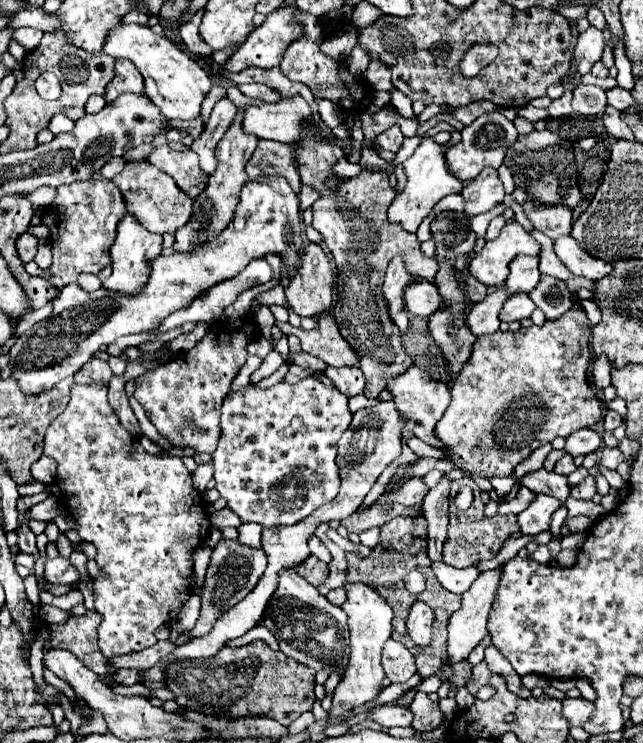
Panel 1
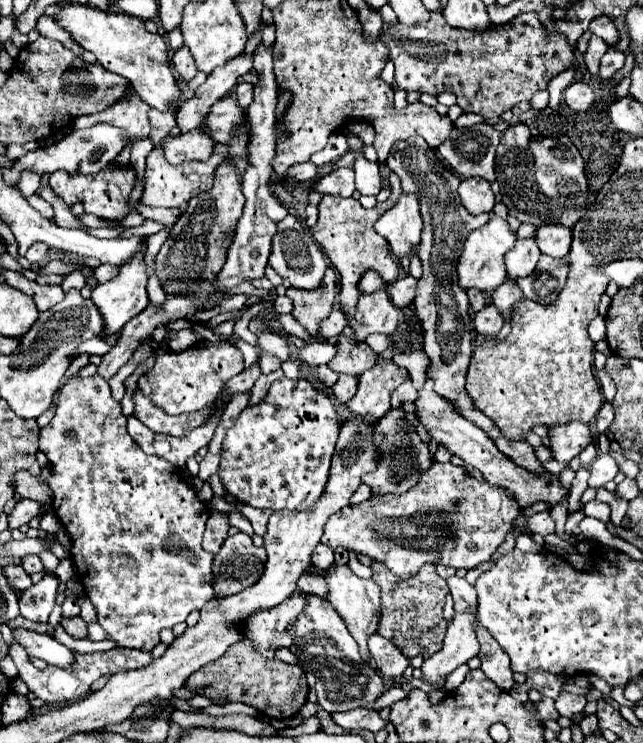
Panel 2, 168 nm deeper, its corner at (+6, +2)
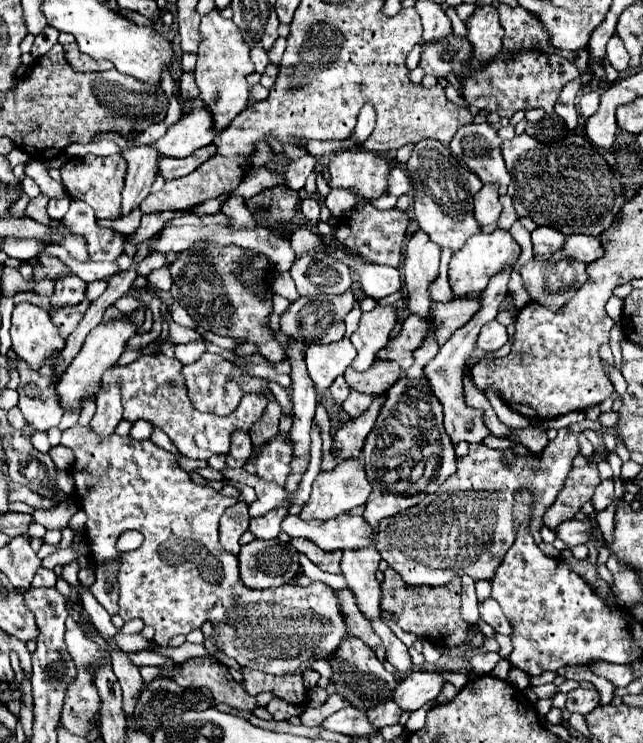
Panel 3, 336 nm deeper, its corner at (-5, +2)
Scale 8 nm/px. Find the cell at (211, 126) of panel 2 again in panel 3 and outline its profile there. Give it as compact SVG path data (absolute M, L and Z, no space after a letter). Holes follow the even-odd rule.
M195 109L179 119L165 137L153 143L153 147L161 157L185 157L191 155L191 151L213 143L215 135L211 111Z

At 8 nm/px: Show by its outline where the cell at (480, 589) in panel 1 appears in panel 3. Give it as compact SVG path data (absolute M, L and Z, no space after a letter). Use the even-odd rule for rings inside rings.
M413 671L409 673L393 693L393 699L403 711L415 711L427 701L437 699L447 681L433 671Z

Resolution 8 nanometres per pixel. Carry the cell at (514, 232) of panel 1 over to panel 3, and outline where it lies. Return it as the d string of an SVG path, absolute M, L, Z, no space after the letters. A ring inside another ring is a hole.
M495 229L489 235L481 233L469 237L465 247L459 253L455 253L449 263L449 285L453 289L453 295L455 297L479 295L487 287L489 279L495 277L499 271L503 271L503 267L507 267L507 263L511 263L511 259L517 259L519 255L521 255L519 243L505 229Z

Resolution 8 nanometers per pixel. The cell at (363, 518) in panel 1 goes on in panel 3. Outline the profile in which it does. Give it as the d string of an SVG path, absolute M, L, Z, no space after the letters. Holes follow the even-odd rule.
M559 429L557 437L553 441L549 441L549 445L545 447L545 451L539 457L521 457L515 455L511 449L505 451L497 451L497 449L489 449L483 443L479 445L471 445L469 453L465 457L457 459L457 471L441 485L439 491L427 495L421 503L417 503L415 507L393 515L391 519L383 519L383 523L379 523L379 529L373 529L363 517L355 517L355 515L339 515L335 519L329 521L303 521L295 515L287 515L281 523L281 529L289 535L289 537L303 537L309 539L313 543L317 543L321 549L325 551L335 551L335 549L357 549L357 547L369 547L371 543L375 543L375 549L379 551L381 559L385 559L389 563L391 569L395 569L405 583L409 585L445 585L449 583L453 577L461 577L461 575L469 575L475 581L479 579L493 579L495 569L499 567L499 563L503 561L505 553L509 551L511 543L513 543L513 503L515 503L515 495L517 493L531 493L533 497L533 511L531 511L531 523L529 523L529 531L535 539L535 543L541 543L541 527L543 527L543 513L547 511L547 507L553 505L557 493L563 487L563 479L567 477L571 463L575 459L575 455L579 453L579 433L565 429ZM501 457L511 461L513 467L505 467L501 465Z

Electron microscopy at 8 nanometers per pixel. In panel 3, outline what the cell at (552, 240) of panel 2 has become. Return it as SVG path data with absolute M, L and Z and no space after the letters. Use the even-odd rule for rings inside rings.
M567 235L565 245L563 245L563 253L569 259L577 259L583 263L591 263L595 259L599 259L603 255L601 243L597 237L591 235Z

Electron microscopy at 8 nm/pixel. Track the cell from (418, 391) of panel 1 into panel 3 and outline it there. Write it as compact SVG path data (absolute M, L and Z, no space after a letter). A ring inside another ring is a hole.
M587 463L581 469L571 469L565 479L563 491L559 491L553 507L549 507L545 513L545 525L555 531L561 521L573 519L583 503L591 499L599 483L601 479L595 463Z

